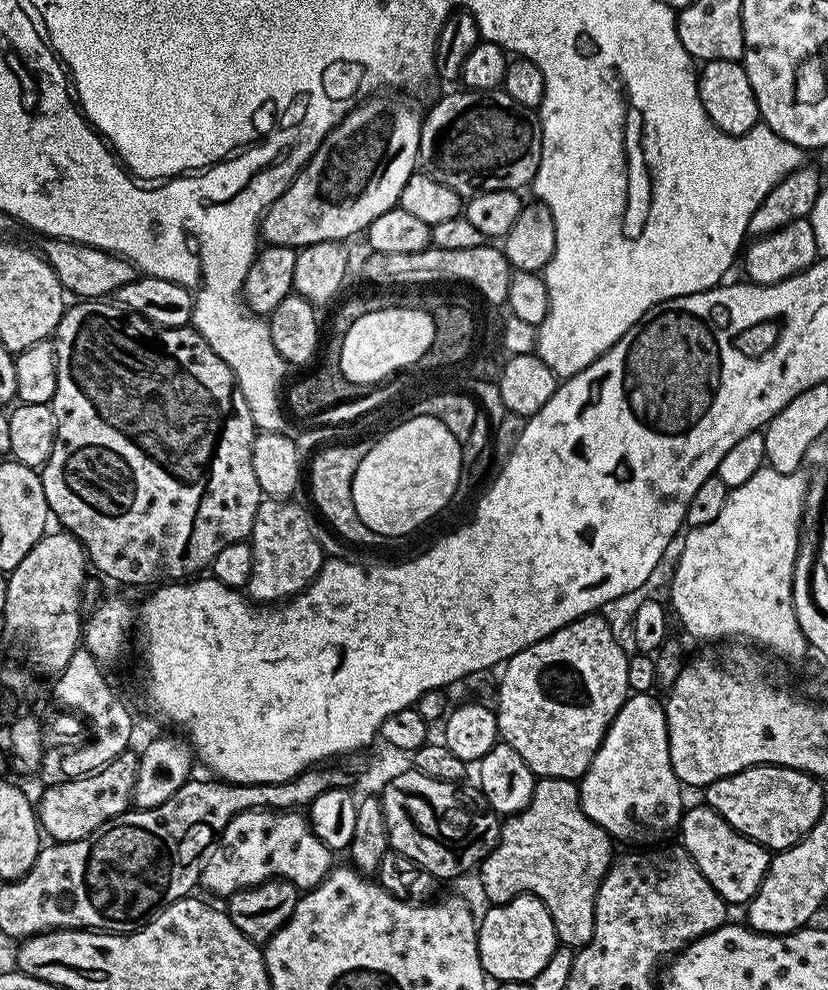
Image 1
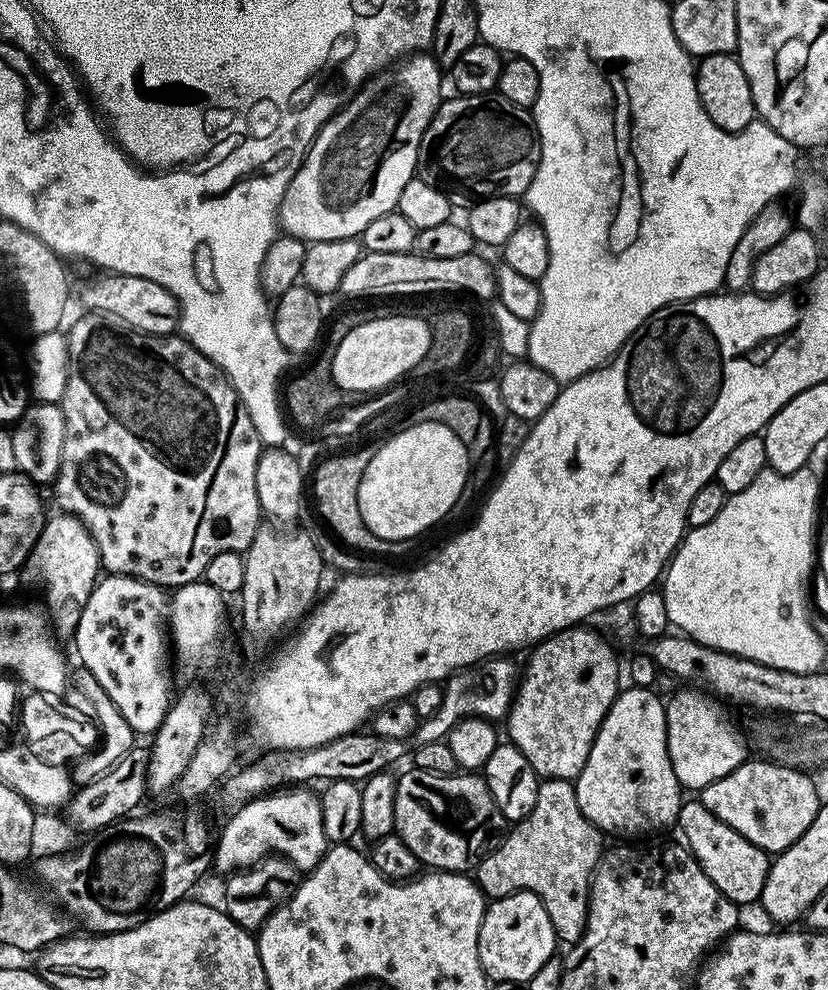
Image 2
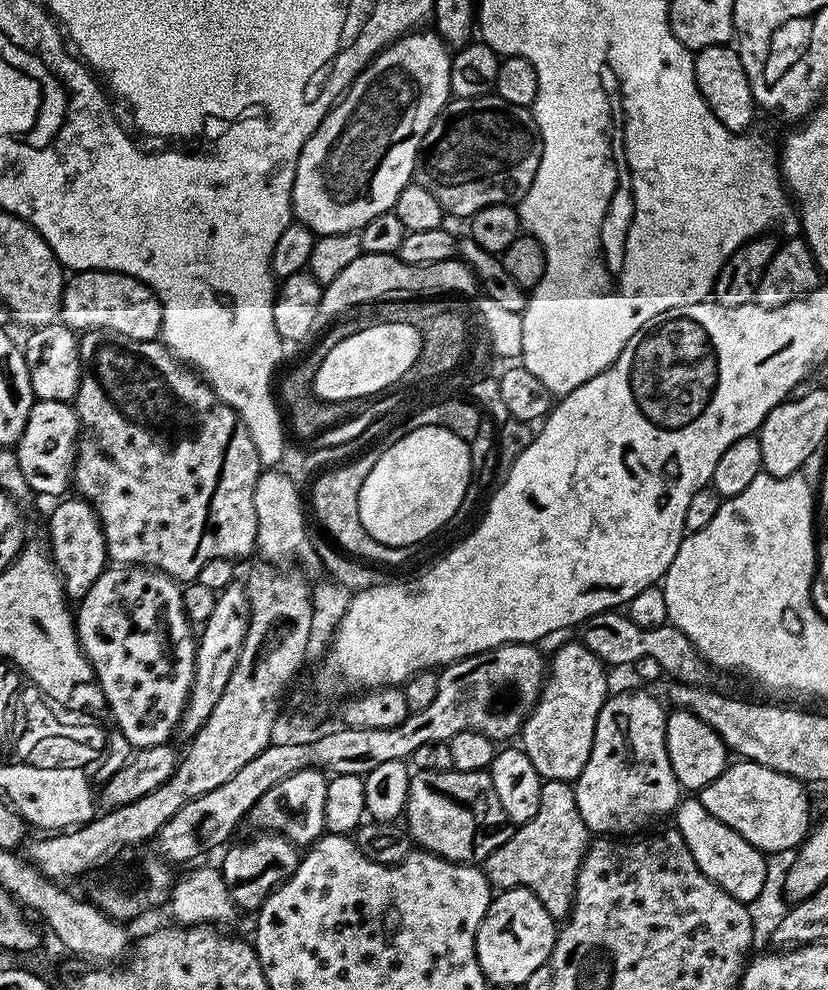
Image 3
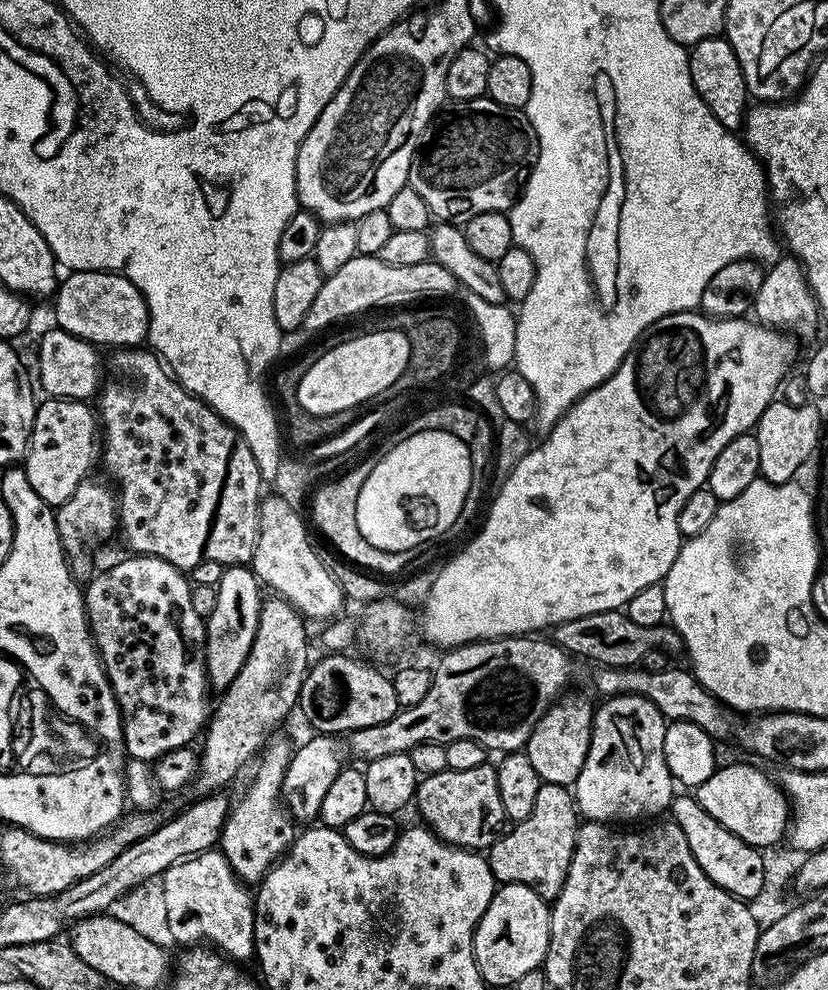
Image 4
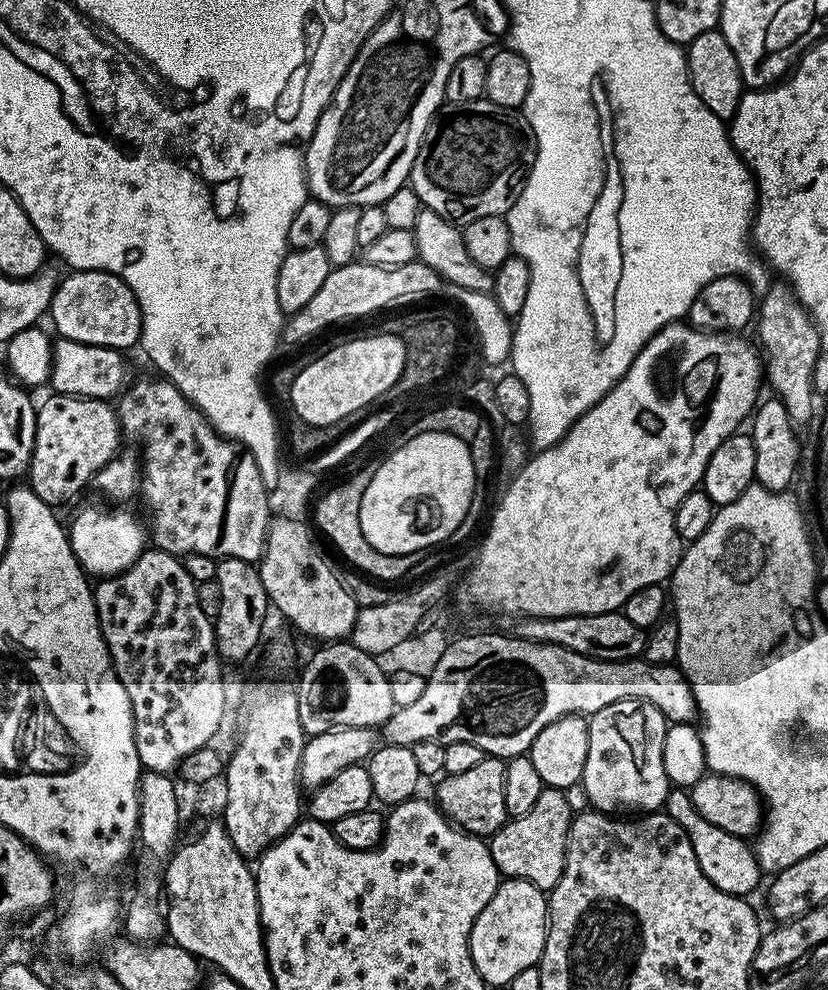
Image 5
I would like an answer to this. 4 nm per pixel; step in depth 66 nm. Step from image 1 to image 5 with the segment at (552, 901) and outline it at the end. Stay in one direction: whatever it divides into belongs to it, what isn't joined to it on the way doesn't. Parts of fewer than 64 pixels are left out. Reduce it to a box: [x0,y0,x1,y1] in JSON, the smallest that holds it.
[488,786,574,894]

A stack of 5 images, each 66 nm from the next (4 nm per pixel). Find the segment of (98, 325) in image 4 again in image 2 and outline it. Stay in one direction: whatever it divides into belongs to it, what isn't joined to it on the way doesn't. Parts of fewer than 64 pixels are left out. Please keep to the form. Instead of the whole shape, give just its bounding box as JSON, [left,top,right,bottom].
[80,274,180,336]

